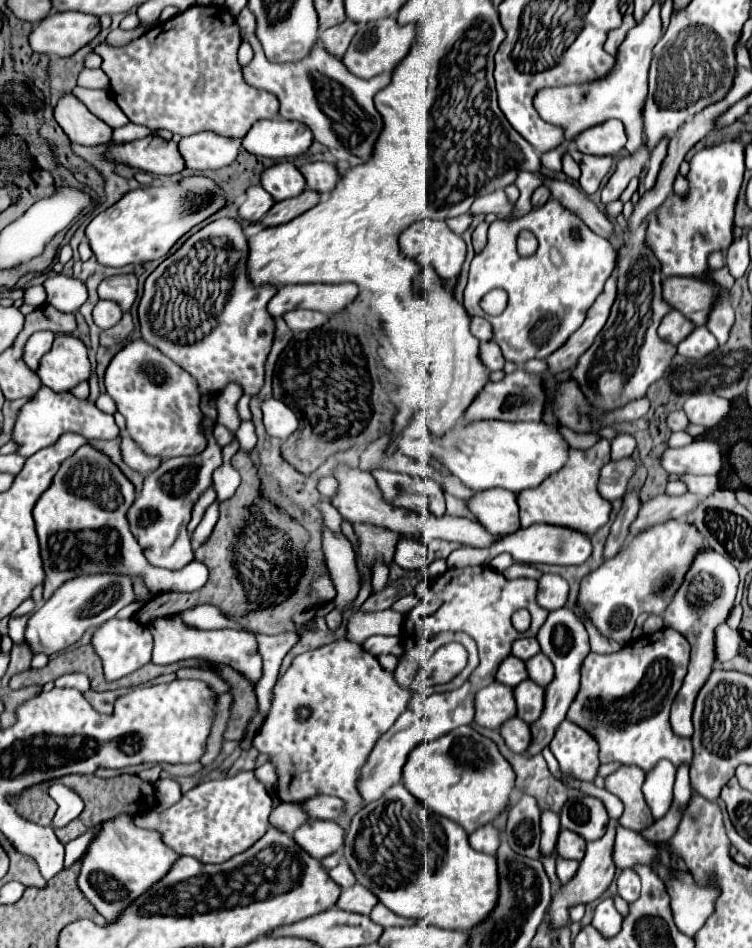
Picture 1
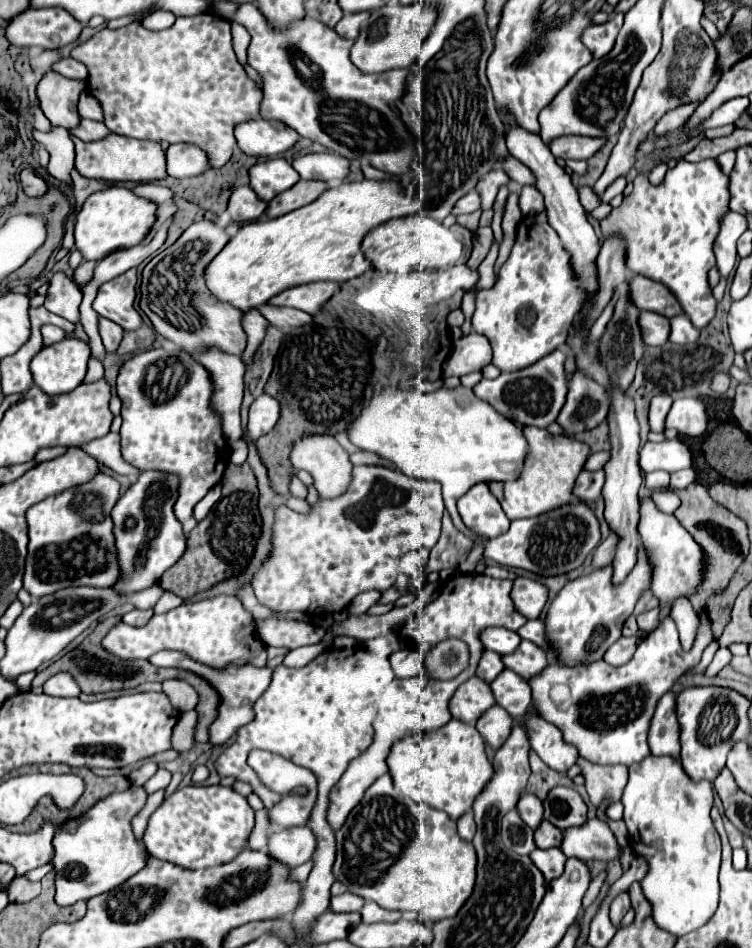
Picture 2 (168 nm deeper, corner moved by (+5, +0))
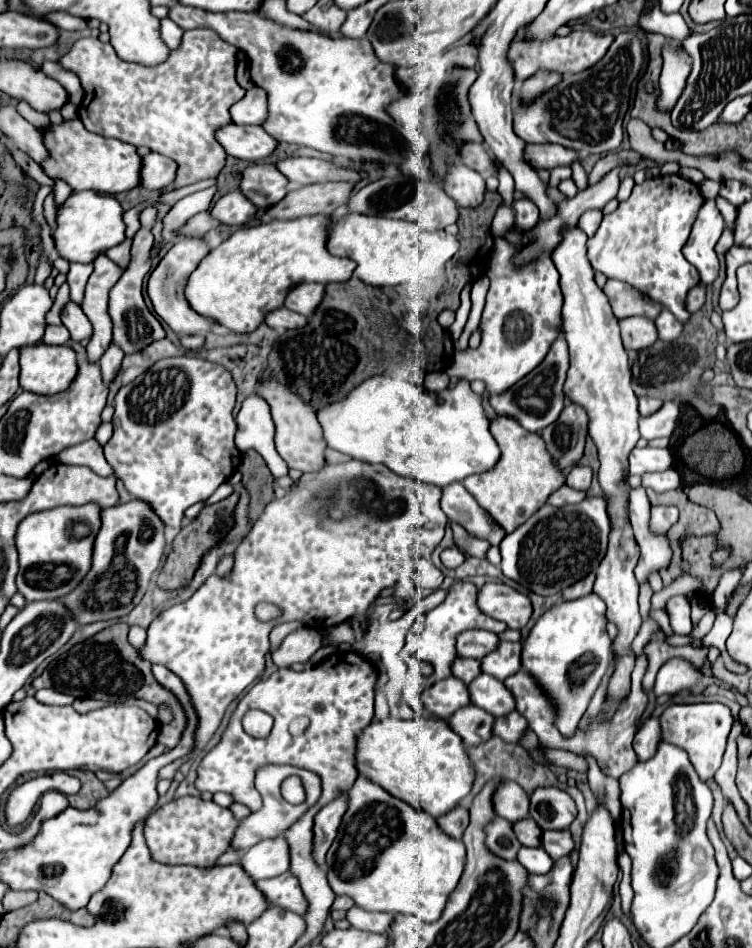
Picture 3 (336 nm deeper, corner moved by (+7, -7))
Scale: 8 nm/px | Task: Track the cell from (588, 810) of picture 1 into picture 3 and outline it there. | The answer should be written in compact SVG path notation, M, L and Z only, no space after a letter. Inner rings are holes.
M538 788L530 796L530 818L542 830L564 830L576 818L576 804L560 788Z

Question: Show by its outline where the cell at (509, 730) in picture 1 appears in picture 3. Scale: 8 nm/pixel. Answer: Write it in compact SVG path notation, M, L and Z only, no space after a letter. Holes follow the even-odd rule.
M466 706L456 710L456 714L452 714L452 718L448 718L446 722L462 738L464 746L470 748L486 742L492 736L494 716L486 714L486 710L482 708Z

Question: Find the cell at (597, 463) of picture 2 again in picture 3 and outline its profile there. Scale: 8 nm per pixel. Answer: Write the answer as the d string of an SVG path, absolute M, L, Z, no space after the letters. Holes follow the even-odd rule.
M574 466L566 476L566 484L574 490L588 490L590 480L592 480L592 470L588 466Z

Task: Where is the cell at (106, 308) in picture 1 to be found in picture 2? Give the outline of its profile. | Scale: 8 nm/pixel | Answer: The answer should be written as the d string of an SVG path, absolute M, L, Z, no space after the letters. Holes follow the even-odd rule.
M98 317L98 333L100 333L100 337L102 337L102 343L104 343L106 351L114 353L114 351L118 349L118 343L120 343L120 339L122 339L124 329L122 329L120 325L104 319L104 317Z

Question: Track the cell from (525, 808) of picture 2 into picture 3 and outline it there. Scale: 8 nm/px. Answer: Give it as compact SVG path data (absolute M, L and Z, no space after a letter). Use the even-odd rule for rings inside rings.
M502 780L492 796L494 812L508 822L518 822L528 816L528 794L516 782Z

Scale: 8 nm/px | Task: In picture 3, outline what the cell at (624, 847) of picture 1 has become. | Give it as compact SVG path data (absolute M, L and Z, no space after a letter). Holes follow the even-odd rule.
M546 830L546 832L542 832L540 842L542 842L542 848L546 850L546 854L550 854L550 858L554 858L554 860L558 860L574 850L574 840L570 836L570 830Z

